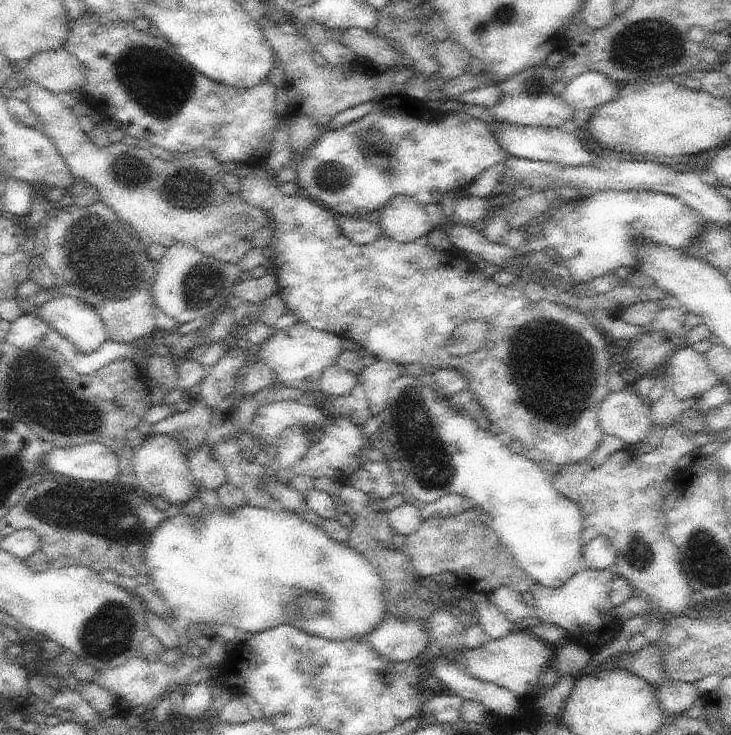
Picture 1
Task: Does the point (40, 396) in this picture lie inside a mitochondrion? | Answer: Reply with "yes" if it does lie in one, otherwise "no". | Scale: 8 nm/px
yes

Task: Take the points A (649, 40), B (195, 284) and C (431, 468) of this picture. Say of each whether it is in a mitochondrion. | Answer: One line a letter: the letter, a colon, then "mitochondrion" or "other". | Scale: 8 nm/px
A: mitochondrion
B: mitochondrion
C: mitochondrion

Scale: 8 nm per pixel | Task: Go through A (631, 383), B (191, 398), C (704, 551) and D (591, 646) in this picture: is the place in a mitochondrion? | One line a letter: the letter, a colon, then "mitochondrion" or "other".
A: other
B: other
C: mitochondrion
D: other

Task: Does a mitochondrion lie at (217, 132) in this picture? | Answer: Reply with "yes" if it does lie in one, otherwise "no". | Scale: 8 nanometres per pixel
no

